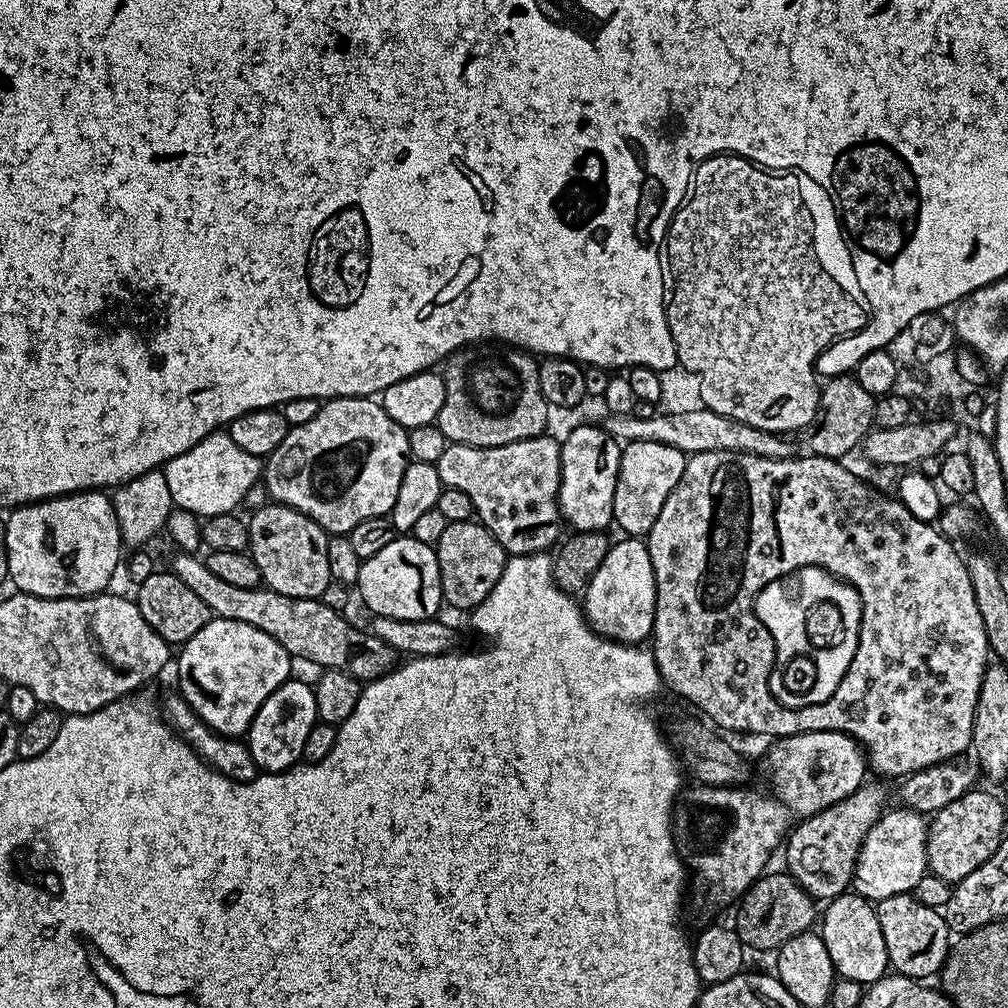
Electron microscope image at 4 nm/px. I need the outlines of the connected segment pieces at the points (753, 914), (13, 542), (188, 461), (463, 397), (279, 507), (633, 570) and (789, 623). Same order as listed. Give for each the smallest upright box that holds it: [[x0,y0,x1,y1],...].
[[734,870,818,953],[3,491,121,600],[162,431,262,518],[436,346,550,446],[247,502,333,600],[582,538,656,646],[756,568,860,708]]

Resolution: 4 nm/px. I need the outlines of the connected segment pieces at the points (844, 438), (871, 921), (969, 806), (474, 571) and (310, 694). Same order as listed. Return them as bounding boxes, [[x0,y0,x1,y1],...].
[[803,375,876,461],[818,891,890,986],[928,790,1005,886],[434,519,508,610],[246,678,318,772]]

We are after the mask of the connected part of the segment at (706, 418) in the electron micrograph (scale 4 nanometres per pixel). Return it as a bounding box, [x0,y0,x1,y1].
[602,408,793,460]

